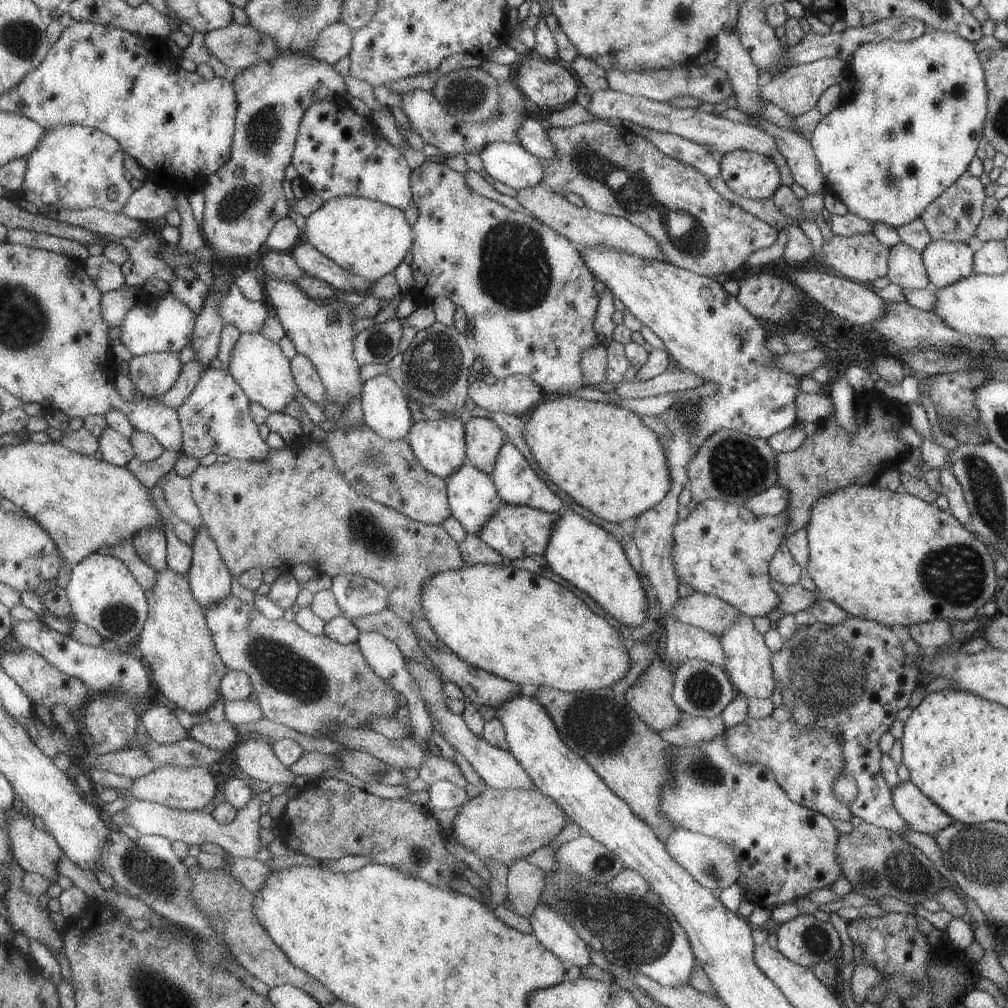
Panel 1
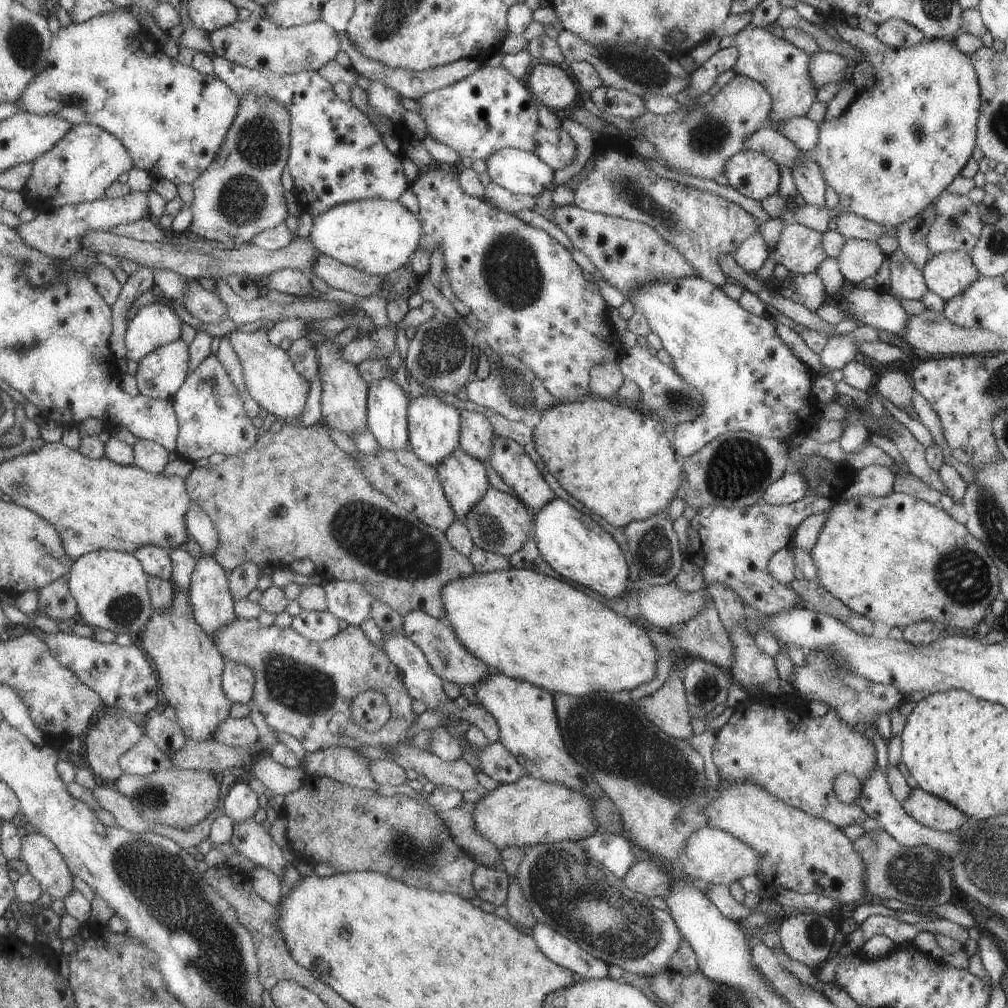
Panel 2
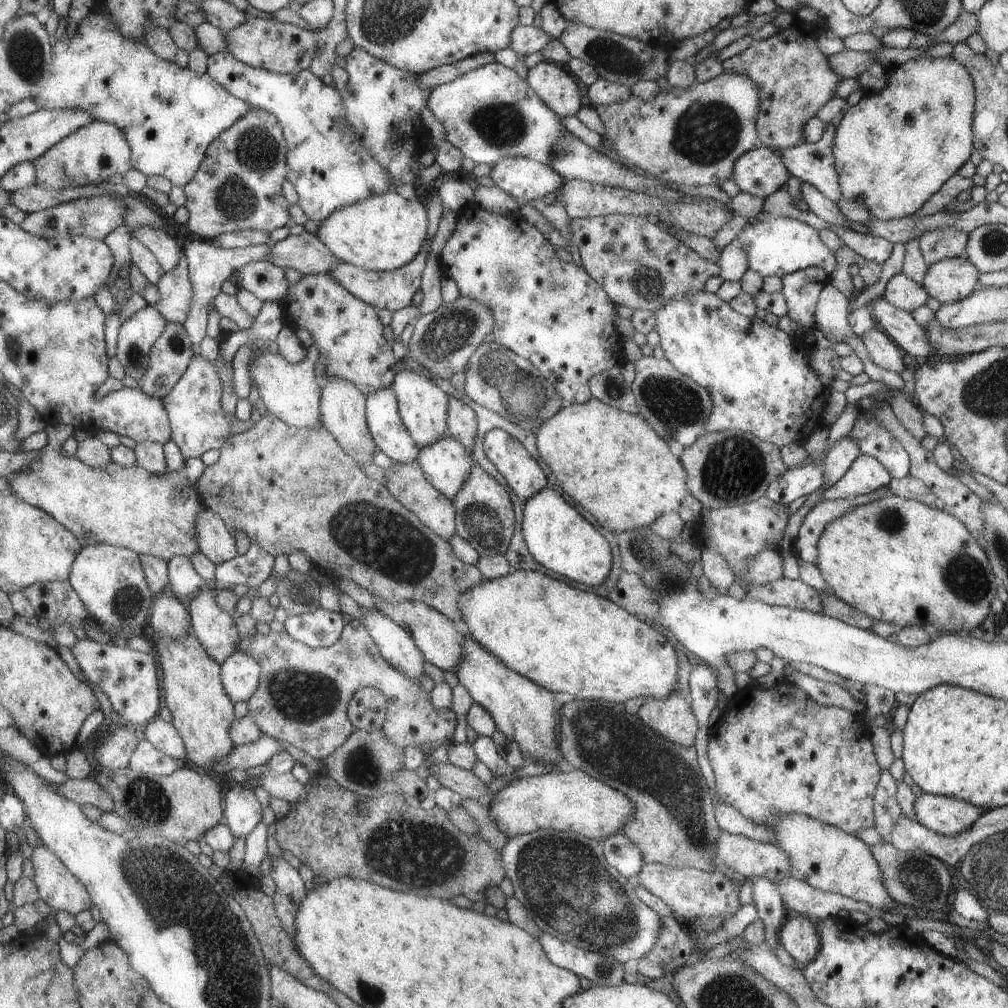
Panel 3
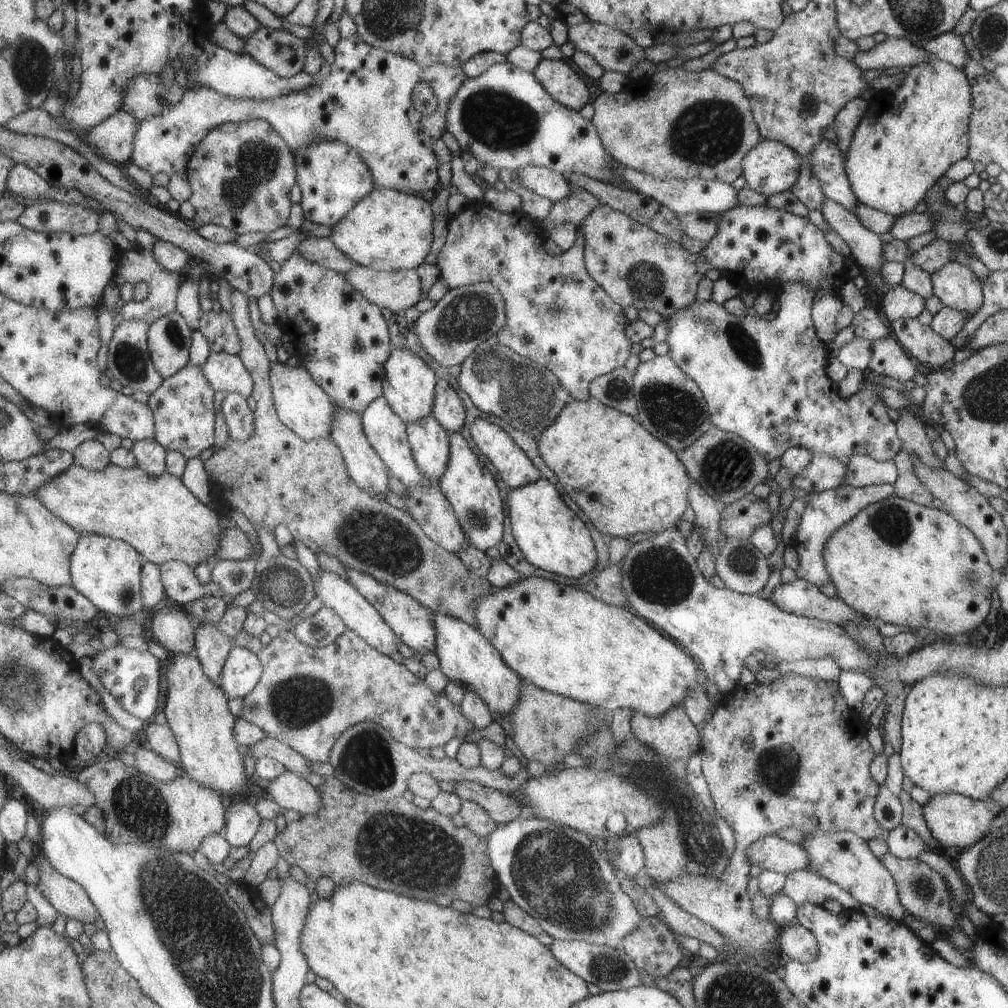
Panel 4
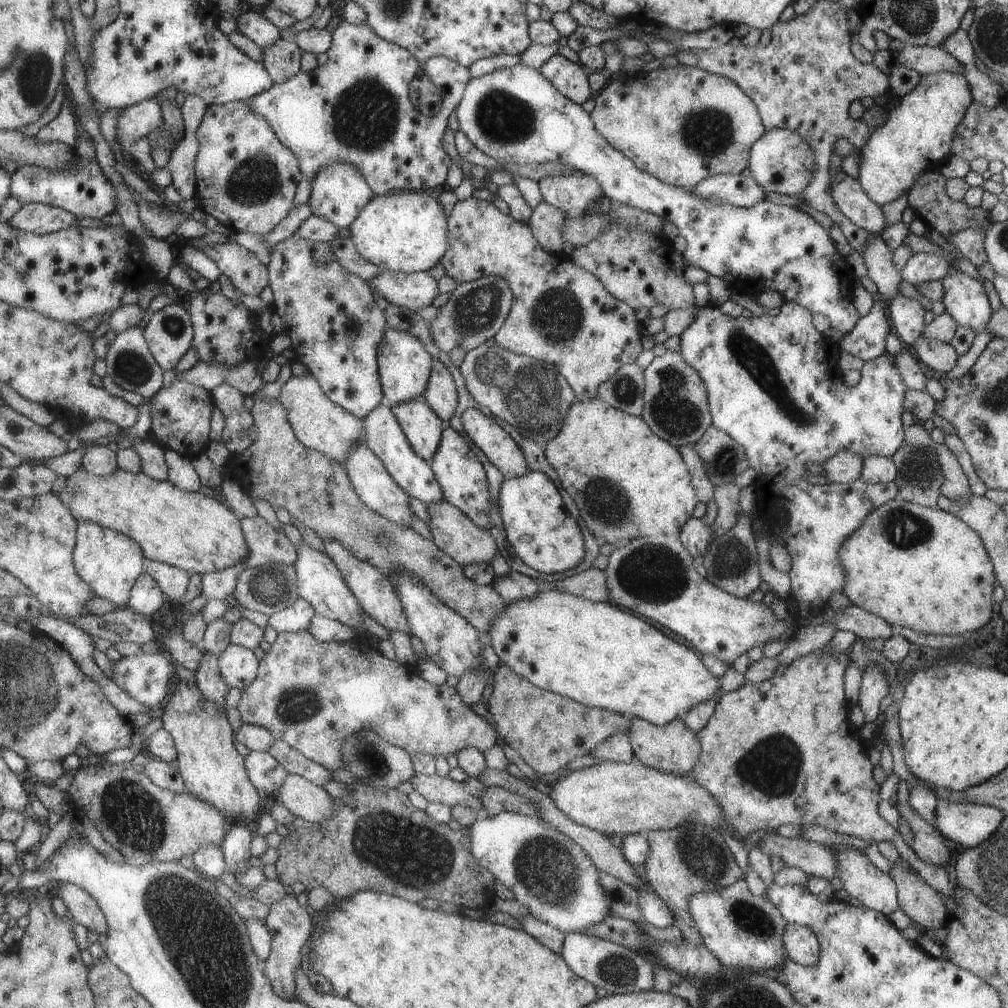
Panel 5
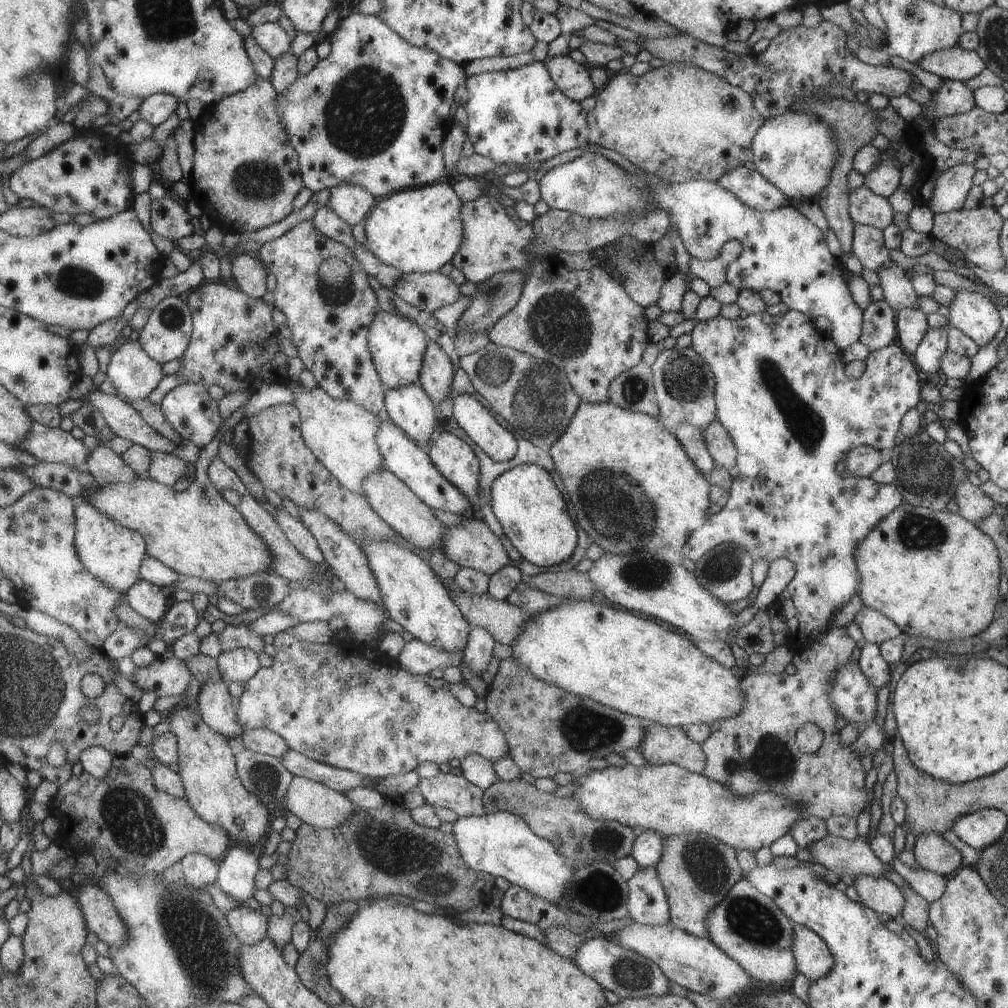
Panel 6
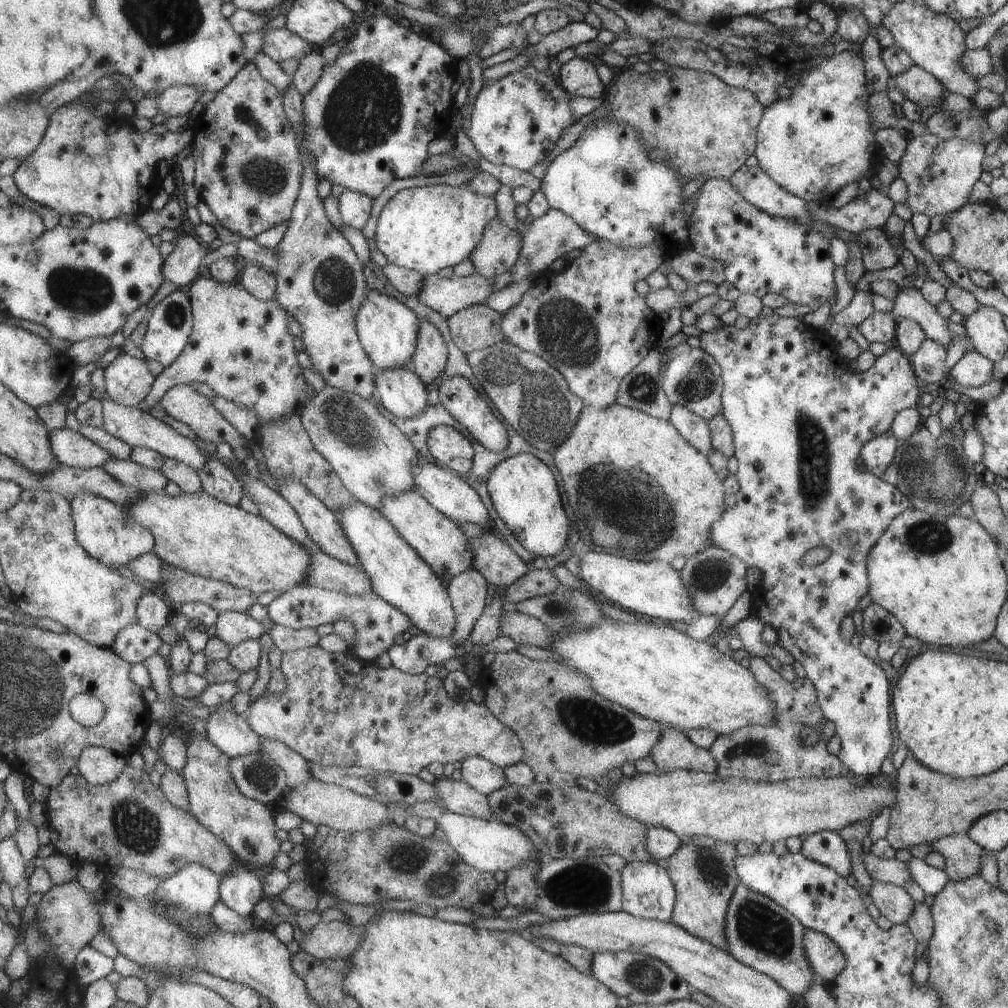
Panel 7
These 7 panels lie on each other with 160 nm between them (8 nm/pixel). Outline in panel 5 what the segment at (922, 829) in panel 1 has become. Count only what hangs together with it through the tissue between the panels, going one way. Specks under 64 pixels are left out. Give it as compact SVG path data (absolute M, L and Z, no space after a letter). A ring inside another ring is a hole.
M939 799L934 810L934 827L947 840L973 848L992 832L1004 819L1003 811L987 805L954 803Z

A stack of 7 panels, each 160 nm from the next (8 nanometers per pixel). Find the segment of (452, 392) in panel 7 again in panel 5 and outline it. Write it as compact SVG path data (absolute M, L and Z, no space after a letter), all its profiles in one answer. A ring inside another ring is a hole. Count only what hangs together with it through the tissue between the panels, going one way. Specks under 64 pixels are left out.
M465 409L460 419L465 431L465 437L469 443L487 457L487 460L499 470L504 479L522 477L531 471L524 459L522 450L511 439L511 436L493 421L492 417L487 414L484 416L477 409Z

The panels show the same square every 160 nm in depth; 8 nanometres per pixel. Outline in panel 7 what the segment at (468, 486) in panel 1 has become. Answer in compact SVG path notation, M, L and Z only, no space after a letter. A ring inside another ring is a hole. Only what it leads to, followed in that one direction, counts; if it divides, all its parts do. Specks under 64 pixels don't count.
M409 366L378 370L374 383L382 408L393 416L410 419L424 411L428 393L426 385Z

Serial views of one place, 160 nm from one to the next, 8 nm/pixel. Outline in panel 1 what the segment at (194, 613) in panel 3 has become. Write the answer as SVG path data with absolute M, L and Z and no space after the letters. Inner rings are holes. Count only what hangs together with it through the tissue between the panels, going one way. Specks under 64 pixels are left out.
M203 524L196 530L192 544L194 561L190 570L190 583L195 598L204 606L217 604L231 594L234 574L223 560L217 541L210 528Z

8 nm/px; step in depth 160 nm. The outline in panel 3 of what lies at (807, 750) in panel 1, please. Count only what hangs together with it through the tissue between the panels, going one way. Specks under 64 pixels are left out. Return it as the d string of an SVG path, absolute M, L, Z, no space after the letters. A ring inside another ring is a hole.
M783 681L770 689L764 690L758 690L753 683L748 684L742 689L737 689L727 698L719 719L710 727L707 754L714 774L714 788L723 802L733 806L743 818L749 819L755 824L771 826L775 821L782 819L783 815L799 813L840 828L843 832L855 835L857 830L871 828L874 825L872 804L876 784L880 777L880 768L870 741L869 727L870 725L865 721L864 716L853 714L849 710L836 706L819 706L814 700L811 700L811 697L804 690L791 683Z

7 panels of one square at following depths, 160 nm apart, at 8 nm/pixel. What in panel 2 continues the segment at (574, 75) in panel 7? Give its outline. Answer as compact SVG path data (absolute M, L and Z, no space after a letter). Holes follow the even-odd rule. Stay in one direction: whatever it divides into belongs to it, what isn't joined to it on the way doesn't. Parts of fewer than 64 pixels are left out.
M536 62L527 76L527 86L534 98L540 100L549 110L569 106L577 98L575 84L567 72L547 62Z

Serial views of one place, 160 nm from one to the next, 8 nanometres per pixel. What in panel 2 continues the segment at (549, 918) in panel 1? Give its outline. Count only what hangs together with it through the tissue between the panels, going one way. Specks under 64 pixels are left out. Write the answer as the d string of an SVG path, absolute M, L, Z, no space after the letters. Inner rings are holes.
M535 923L531 936L537 948L551 962L566 968L573 974L577 972L583 979L600 979L606 976L608 964L585 952L575 941L569 940L550 926Z

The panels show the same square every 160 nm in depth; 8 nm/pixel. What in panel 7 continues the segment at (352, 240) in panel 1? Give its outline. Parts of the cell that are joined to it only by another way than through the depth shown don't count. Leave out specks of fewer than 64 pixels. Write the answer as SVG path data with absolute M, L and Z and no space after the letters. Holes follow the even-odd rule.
M464 184L402 189L381 208L376 221L374 246L389 263L424 277L468 258L486 224L497 217L496 214L494 197L476 195Z

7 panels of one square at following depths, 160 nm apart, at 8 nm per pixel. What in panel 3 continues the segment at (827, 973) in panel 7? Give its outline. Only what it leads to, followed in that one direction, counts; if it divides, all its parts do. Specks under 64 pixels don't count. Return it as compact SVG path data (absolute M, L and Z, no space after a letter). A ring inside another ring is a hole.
M789 914L778 932L781 946L798 967L810 963L820 949L815 920L802 914Z

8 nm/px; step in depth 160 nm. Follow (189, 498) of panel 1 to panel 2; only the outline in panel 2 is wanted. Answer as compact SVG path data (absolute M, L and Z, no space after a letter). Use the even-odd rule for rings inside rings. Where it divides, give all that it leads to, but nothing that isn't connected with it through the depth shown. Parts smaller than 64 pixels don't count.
M193 501L186 514L186 523L189 534L197 539L205 554L214 555L215 549L221 546L221 537L209 513Z

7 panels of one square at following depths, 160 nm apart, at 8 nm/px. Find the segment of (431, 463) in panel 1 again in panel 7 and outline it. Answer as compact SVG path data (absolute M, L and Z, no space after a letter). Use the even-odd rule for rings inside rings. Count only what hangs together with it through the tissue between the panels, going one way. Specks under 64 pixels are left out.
M368 289L356 312L356 335L365 354L379 371L403 369L408 366L410 356L414 353L419 321L413 311L398 300Z

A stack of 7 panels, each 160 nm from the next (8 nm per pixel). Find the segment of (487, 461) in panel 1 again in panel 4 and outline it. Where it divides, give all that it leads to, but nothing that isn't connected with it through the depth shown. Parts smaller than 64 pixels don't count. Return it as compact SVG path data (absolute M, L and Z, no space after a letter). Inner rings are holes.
M437 379L432 416L448 433L459 433L464 425L465 409L459 395L443 379Z

